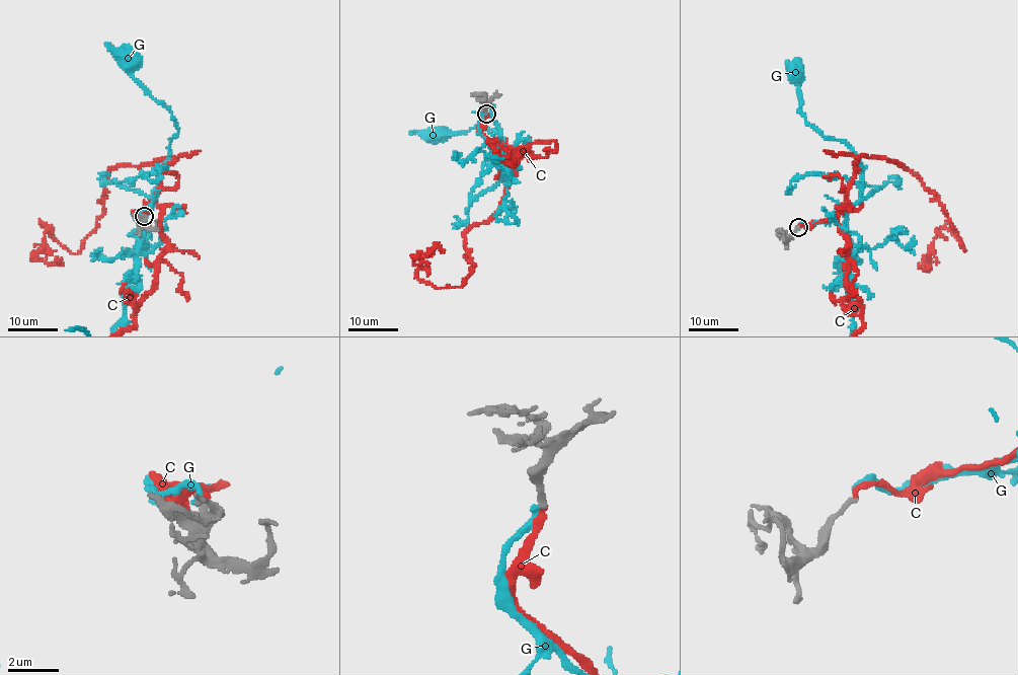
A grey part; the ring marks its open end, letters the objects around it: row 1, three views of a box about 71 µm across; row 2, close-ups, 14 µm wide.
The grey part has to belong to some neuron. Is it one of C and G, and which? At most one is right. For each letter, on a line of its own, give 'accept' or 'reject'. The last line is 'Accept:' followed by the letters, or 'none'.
C: accept
G: reject
Accept: C

